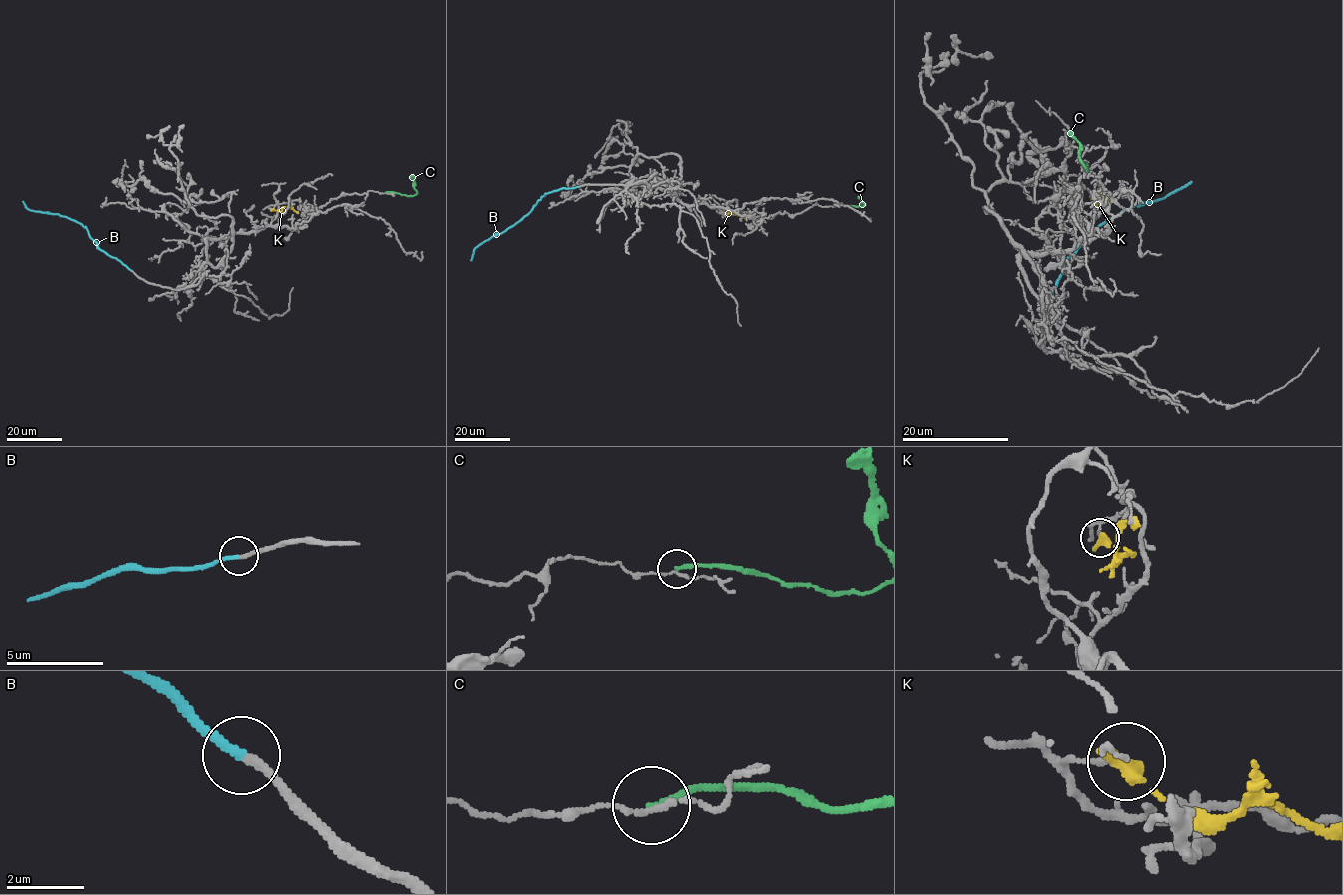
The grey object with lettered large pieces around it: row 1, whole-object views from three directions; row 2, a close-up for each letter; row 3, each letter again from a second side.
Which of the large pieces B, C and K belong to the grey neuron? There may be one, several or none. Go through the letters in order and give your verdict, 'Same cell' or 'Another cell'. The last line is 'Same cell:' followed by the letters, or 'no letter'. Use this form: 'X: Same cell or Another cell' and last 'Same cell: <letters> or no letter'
B: Same cell
C: Another cell
K: Another cell
Same cell: B

